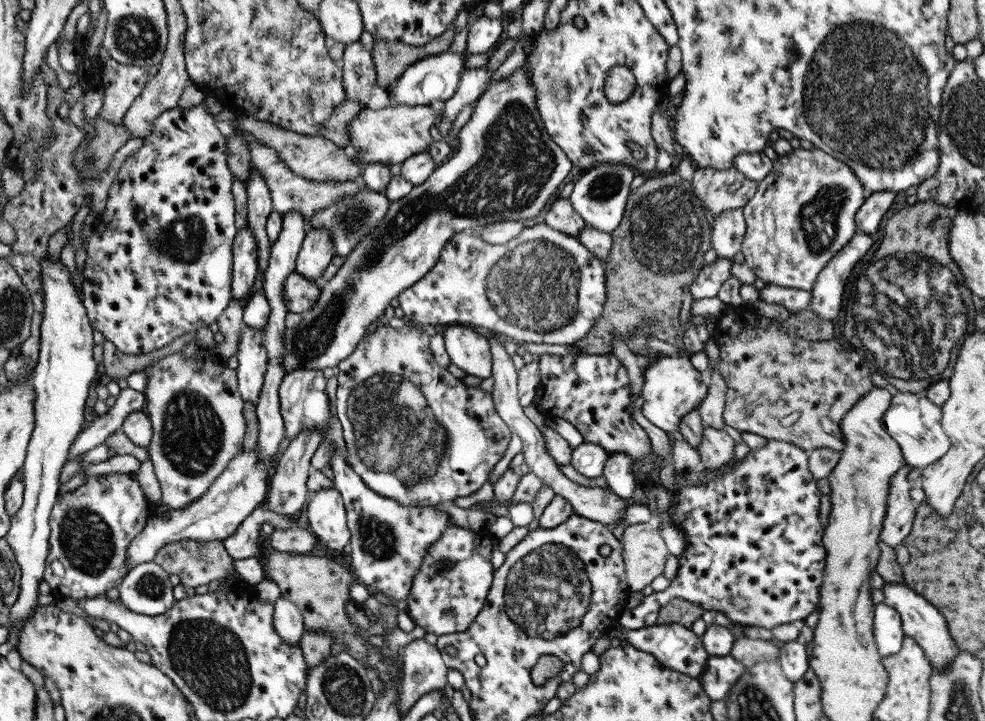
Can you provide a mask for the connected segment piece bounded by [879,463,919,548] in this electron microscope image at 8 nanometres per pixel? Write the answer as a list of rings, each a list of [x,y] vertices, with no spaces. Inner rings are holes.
[[[908,463],[898,469],[888,487],[888,508],[884,517],[880,541],[894,548],[903,543],[912,531],[916,509],[919,503],[910,497],[912,483],[908,473],[912,470]]]

